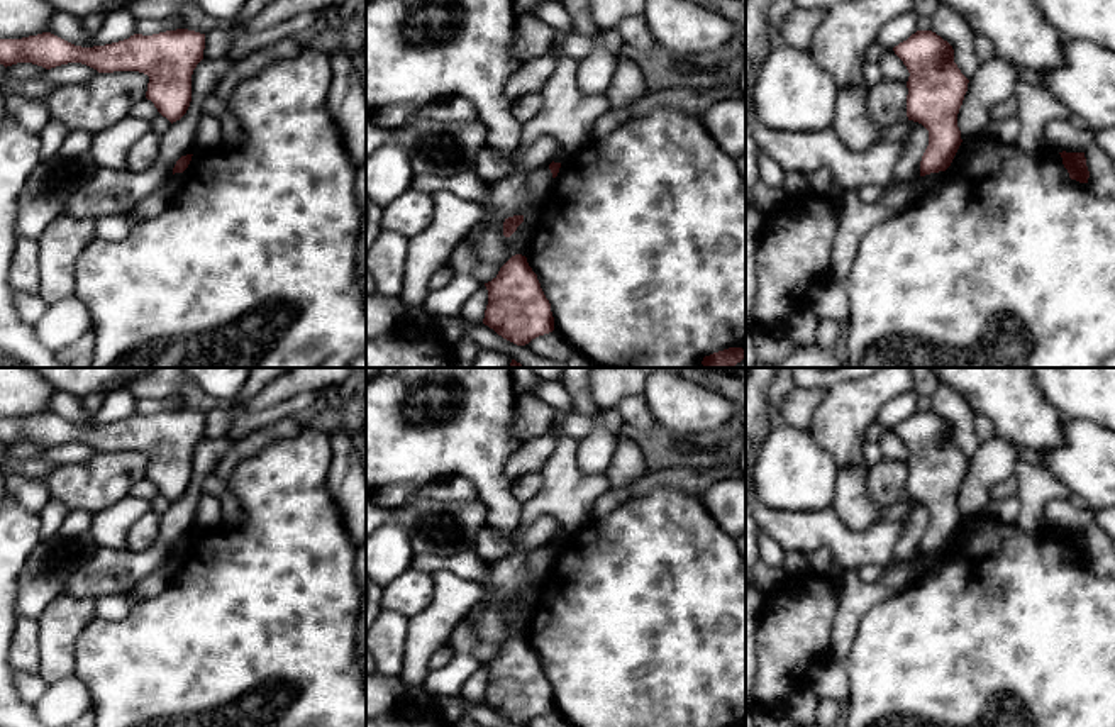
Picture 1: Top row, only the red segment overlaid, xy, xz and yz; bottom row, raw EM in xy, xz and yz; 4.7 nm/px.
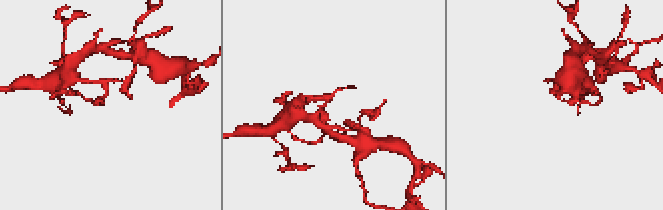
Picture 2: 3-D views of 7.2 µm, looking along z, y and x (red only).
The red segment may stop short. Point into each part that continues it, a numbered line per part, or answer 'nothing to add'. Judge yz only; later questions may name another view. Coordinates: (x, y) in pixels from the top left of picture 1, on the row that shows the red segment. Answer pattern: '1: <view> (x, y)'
nothing to add

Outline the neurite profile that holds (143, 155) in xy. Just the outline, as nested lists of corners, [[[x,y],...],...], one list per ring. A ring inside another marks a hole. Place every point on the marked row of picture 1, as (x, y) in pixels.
[[[149,130],[130,147],[127,154],[129,173],[142,173],[149,169],[156,163],[159,149],[161,136]]]

